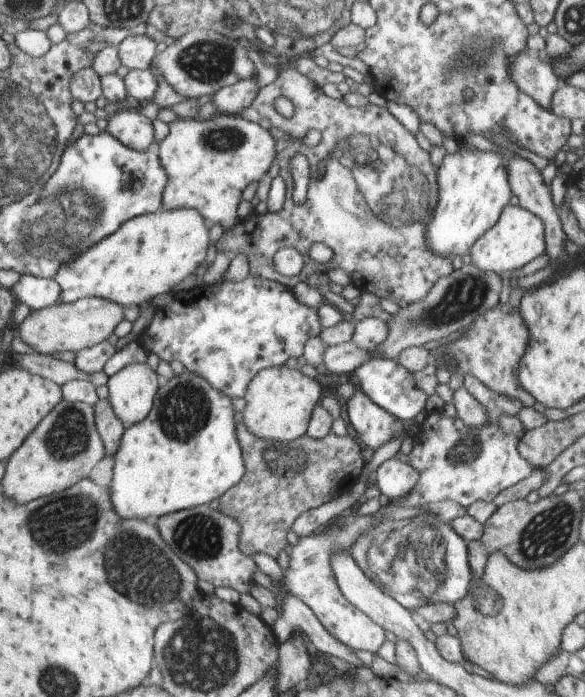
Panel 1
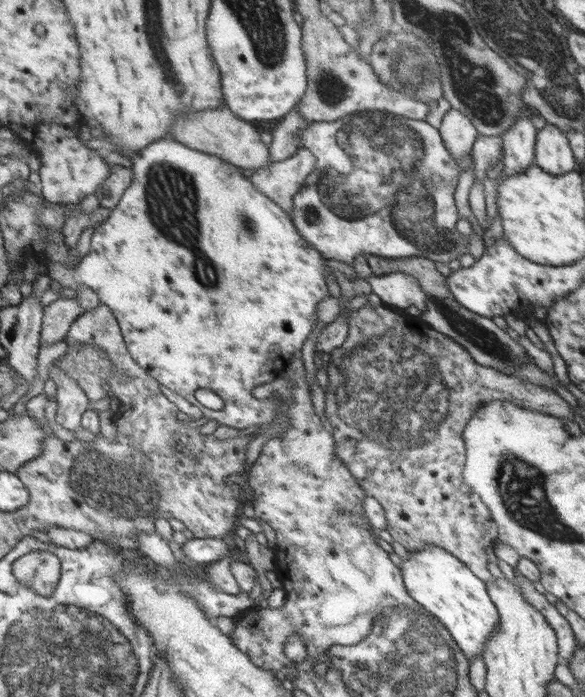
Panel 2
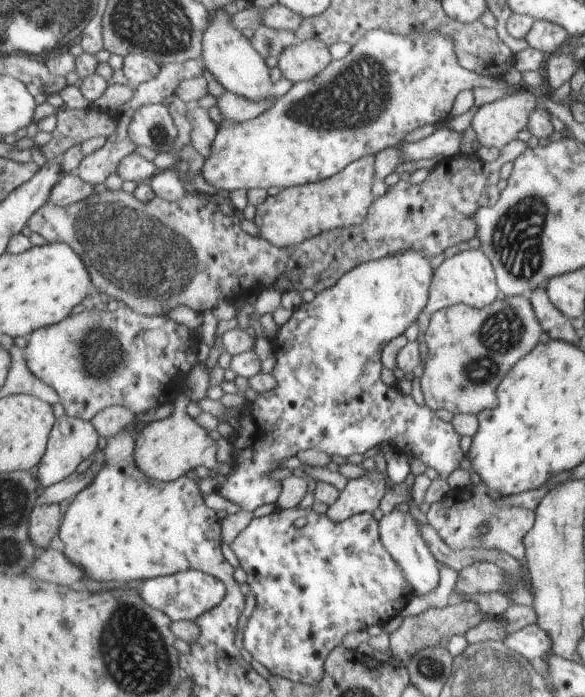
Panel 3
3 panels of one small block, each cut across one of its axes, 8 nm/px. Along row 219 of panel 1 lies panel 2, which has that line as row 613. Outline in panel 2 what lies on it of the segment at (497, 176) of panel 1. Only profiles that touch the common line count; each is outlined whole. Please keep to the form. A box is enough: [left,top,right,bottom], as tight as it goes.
[399,546,499,662]

